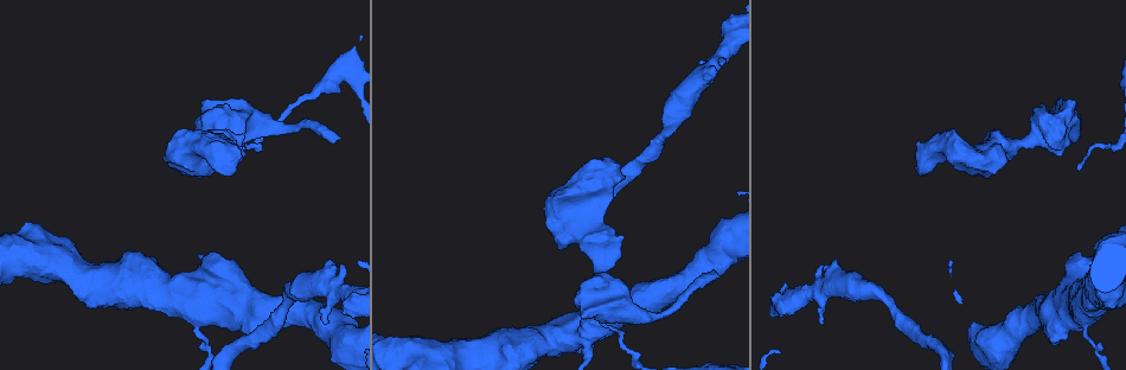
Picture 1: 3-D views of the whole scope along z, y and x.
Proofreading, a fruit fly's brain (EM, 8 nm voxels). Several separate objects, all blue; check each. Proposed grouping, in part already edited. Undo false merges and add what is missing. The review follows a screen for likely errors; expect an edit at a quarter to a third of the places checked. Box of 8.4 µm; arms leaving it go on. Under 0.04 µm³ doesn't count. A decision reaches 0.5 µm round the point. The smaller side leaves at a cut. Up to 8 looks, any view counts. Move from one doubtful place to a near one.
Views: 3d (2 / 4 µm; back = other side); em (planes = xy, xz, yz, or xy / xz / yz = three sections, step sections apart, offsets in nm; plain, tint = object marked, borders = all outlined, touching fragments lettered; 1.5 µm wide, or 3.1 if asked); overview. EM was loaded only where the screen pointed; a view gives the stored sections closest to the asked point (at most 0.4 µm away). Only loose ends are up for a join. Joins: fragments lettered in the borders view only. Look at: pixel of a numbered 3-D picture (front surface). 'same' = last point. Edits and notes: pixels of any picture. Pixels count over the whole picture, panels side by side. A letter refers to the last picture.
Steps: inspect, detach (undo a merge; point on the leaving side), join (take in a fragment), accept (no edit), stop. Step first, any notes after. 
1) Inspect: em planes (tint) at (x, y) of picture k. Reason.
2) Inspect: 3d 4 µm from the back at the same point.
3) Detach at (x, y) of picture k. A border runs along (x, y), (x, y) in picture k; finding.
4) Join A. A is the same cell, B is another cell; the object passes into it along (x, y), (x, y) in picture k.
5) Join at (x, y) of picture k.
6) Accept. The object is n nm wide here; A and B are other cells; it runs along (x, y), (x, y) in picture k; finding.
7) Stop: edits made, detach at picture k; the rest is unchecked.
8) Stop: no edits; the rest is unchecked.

Inspect: em planes (borders) at (1051, 345) of picture 1. Branch stops here.

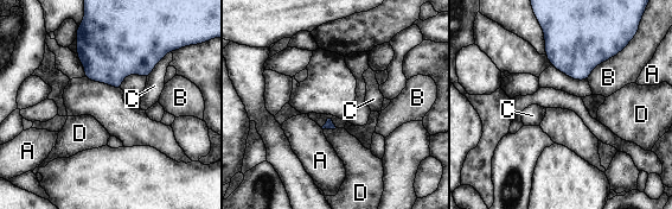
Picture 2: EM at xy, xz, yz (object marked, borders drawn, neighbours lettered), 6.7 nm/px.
Accept. A, B, C and D are other cells; a border runs along (336, 127), (324, 130) in picture 2; none of them fits.

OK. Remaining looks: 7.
Inspect: em yz step 8 (plain) at (322, 321) of picture 1. Branch stops here.

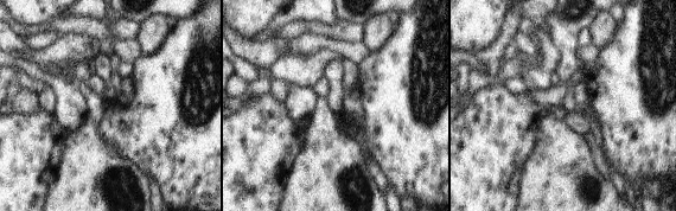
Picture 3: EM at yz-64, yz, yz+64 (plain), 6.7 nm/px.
Inspect: em yz step 8 (borders) at the same point. See the neighbours.

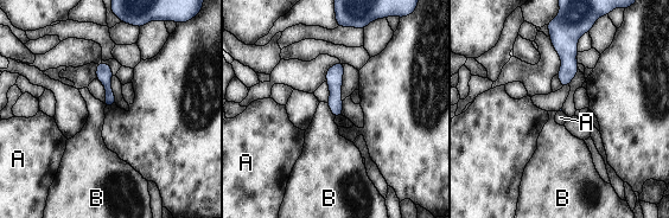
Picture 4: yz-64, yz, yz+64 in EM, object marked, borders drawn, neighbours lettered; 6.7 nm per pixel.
Accept. A and B are other cells; it runs along (341, 64), (336, 71), (336, 114) in picture 4; none of them fits.

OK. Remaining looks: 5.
Inspect: em xy step 4 (borders) at (332, 144) of picture 1. End of a long branch.

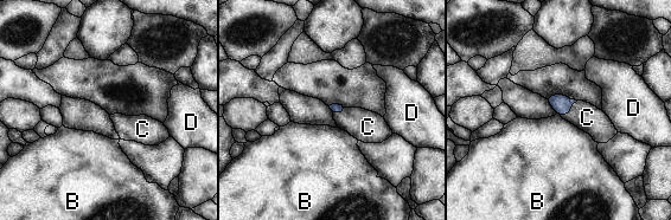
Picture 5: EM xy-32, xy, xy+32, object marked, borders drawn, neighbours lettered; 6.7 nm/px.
Inspect: em planes (borders) at the same point.

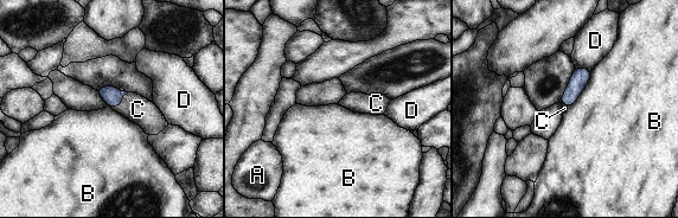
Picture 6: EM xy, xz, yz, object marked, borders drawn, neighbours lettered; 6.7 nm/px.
Join at (138, 109) of picture 6. The longest contact is with B, 300 nm; C is the same cell, A, B and D are other cells; the object passes into it along (113, 96), (121, 102), (138, 109) in picture 6; it goes on there.

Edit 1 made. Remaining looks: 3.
Stop: edits made, join at picture 6; the rest is unchecked.

